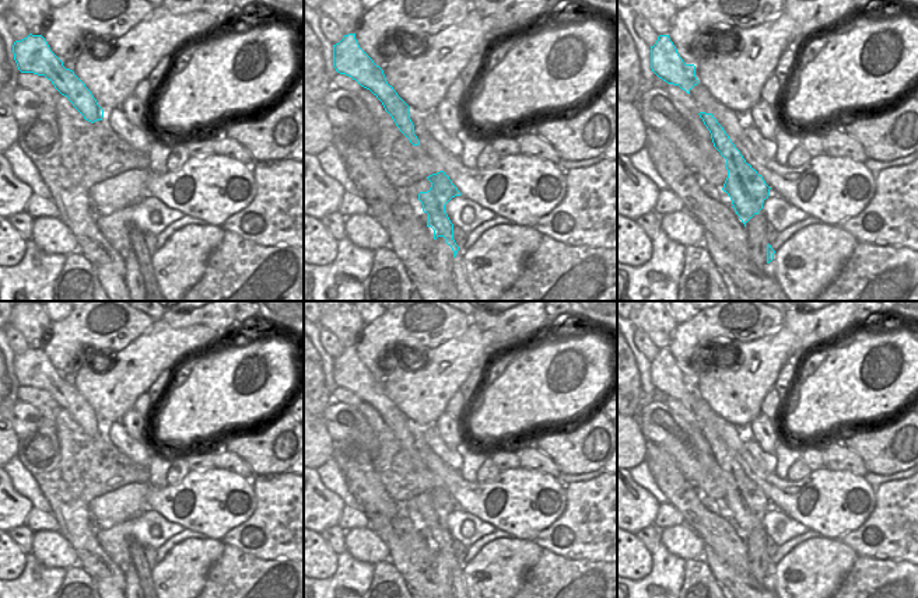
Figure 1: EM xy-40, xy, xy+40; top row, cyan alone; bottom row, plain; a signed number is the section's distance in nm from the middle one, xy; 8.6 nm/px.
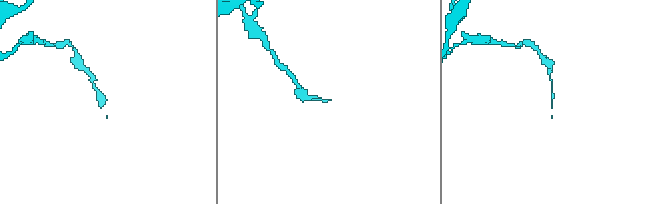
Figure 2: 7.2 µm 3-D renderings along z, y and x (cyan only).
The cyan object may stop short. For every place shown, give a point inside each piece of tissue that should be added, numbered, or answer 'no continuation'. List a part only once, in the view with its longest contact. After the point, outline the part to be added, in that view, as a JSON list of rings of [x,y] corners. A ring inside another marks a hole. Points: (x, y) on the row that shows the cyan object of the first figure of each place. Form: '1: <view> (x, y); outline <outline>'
1: xy (465, 291); outline [[[459,248],[453,258],[453,279],[456,290],[459,293],[459,301],[477,301],[473,295],[473,290],[467,281],[465,260],[462,258],[463,249]]]

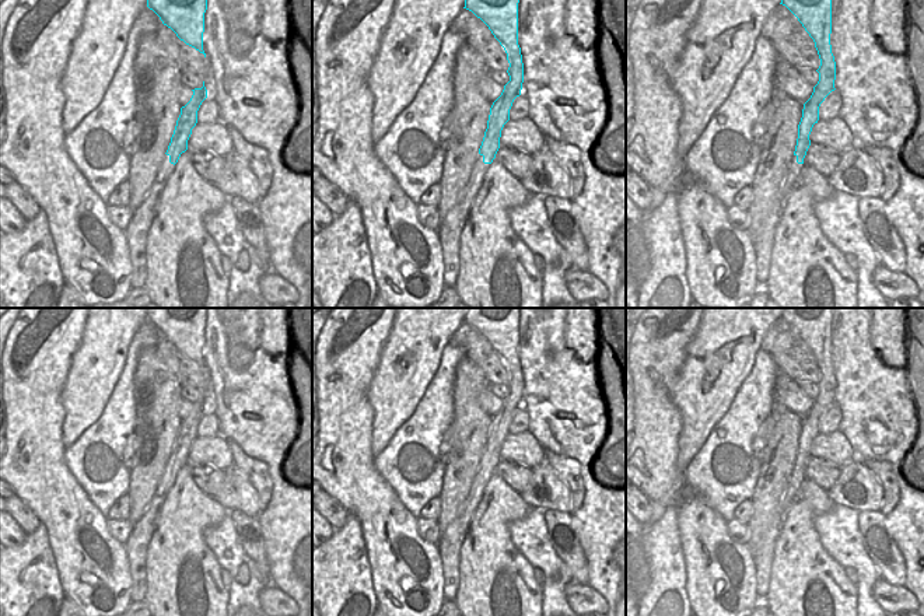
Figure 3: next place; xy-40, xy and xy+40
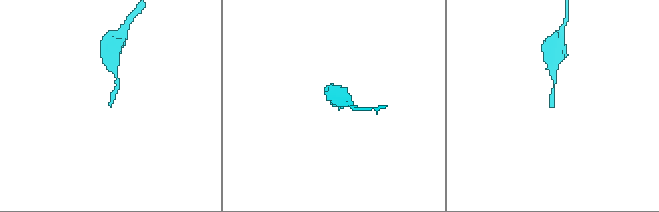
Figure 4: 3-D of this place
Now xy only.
1: xy (451, 227); outline [[[477,154],[477,160],[472,168],[468,185],[458,196],[455,207],[445,216],[440,228],[437,230],[440,244],[442,246],[445,287],[454,287],[456,283],[456,277],[459,274],[461,232],[466,224],[473,199],[489,167],[490,164],[483,162],[483,155]]]

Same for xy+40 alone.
1: xy+40 (795, 168); outline [[[792,155],[790,168],[787,171],[787,176],[784,179],[784,200],[787,200],[791,190],[795,188],[795,185],[798,182],[798,176],[799,176],[804,167],[805,167],[805,164],[798,164],[797,155]]]

